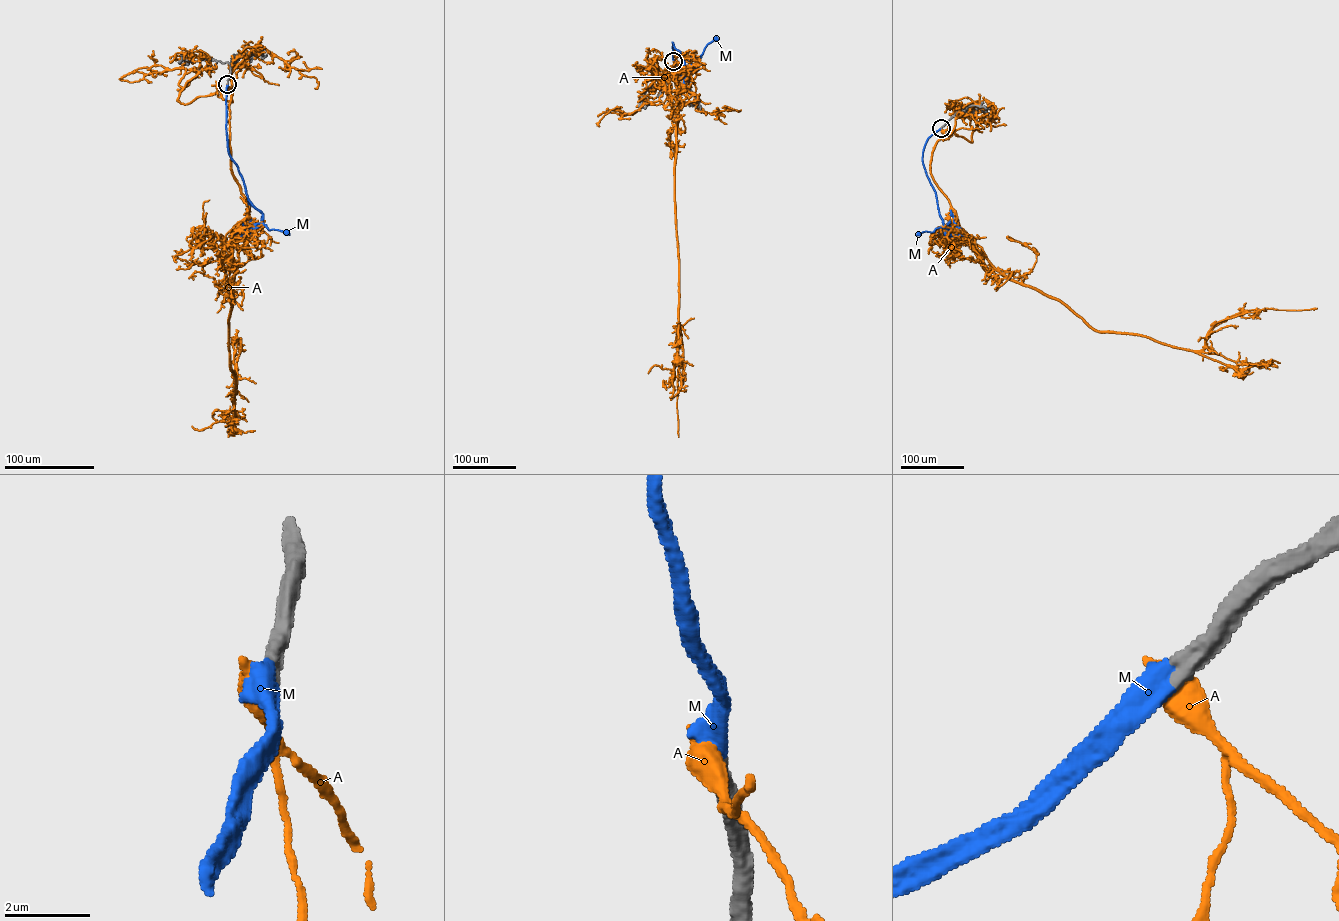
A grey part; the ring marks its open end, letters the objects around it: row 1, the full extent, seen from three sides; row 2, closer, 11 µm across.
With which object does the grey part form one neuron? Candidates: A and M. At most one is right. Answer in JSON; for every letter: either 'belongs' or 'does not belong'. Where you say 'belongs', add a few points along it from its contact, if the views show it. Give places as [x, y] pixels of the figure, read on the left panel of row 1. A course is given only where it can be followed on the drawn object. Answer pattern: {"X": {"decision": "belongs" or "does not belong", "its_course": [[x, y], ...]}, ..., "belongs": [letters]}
{"A": {"decision": "does not belong"}, "M": {"decision": "belongs", "its_course": [[227, 84], [228, 153], [237, 167], [248, 200], [262, 214], [261, 223], [269, 230], [286, 232]]}, "belongs": ["M"]}

